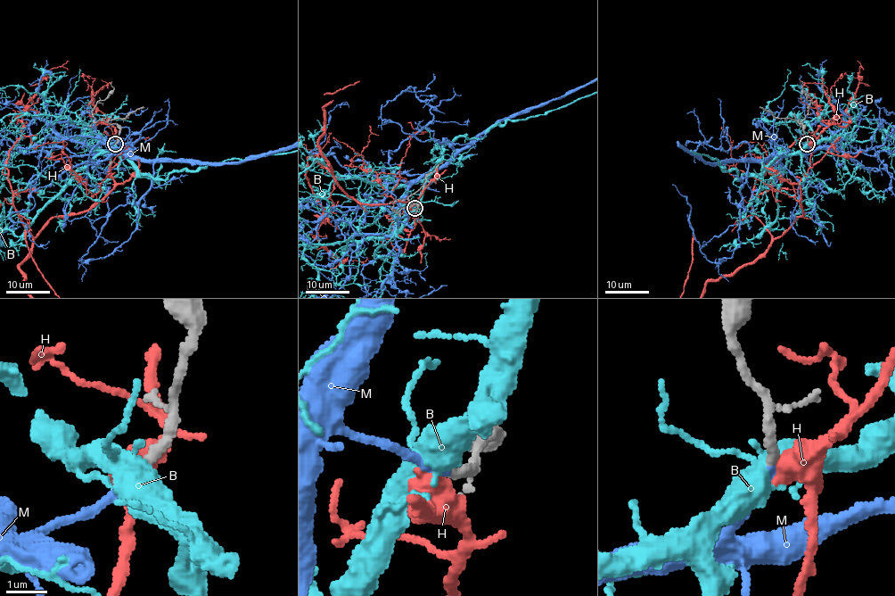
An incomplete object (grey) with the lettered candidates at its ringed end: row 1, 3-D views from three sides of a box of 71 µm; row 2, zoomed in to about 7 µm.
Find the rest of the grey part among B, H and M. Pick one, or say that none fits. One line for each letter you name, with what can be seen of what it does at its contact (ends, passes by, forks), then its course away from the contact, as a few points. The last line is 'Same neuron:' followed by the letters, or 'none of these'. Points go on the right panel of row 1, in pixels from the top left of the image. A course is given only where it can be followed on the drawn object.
M: It ends there
Same neuron: M

